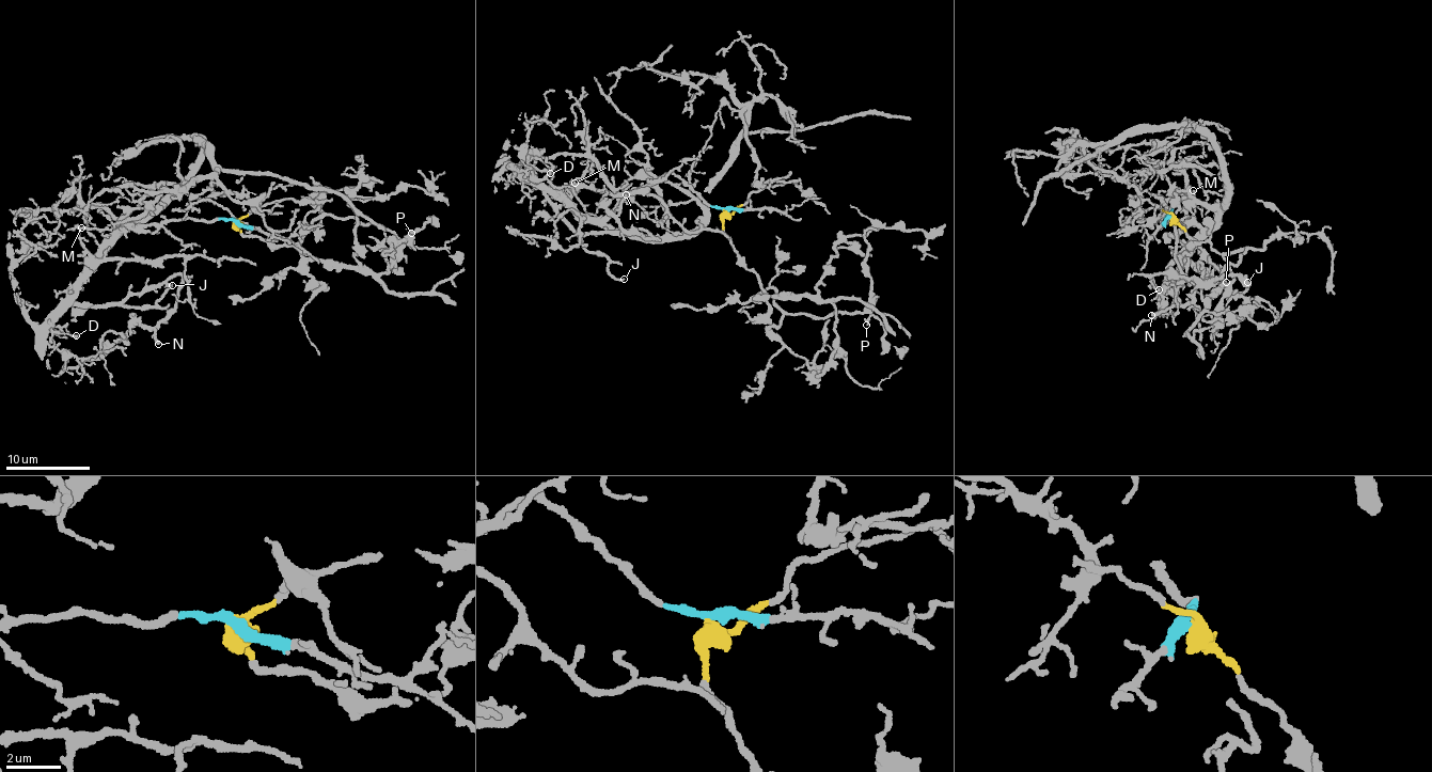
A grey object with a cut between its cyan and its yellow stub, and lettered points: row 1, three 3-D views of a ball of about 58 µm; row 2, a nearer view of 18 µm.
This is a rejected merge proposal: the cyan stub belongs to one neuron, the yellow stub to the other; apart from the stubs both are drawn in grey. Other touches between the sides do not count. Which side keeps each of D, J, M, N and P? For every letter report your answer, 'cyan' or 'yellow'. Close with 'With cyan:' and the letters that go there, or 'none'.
D: cyan
J: cyan
M: cyan
N: cyan
P: yellow
With cyan: D, J, M, N

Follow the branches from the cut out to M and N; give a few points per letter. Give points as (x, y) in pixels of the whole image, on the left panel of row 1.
M: (236, 220), (215, 218), (134, 223), (93, 260), (84, 254), (84, 243), (78, 235), (82, 227)
N: (236, 220), (134, 223), (75, 294), (94, 305), (120, 302), (179, 276), (175, 310), (153, 328), (158, 344)

